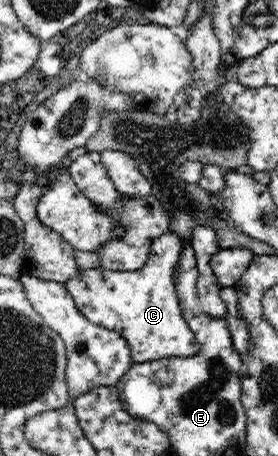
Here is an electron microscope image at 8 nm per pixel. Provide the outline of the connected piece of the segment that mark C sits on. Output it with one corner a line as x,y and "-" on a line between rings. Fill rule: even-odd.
166,232
152,242
150,258
142,268
130,272
120,270
104,270
98,268
82,269
78,276
66,282
66,289
74,299
80,312
92,324
116,331
128,343
132,361
146,363
160,358
190,358
200,352
194,333
190,330
186,319
182,316
179,298
176,295
176,279
174,271
180,262
183,239
175,232

